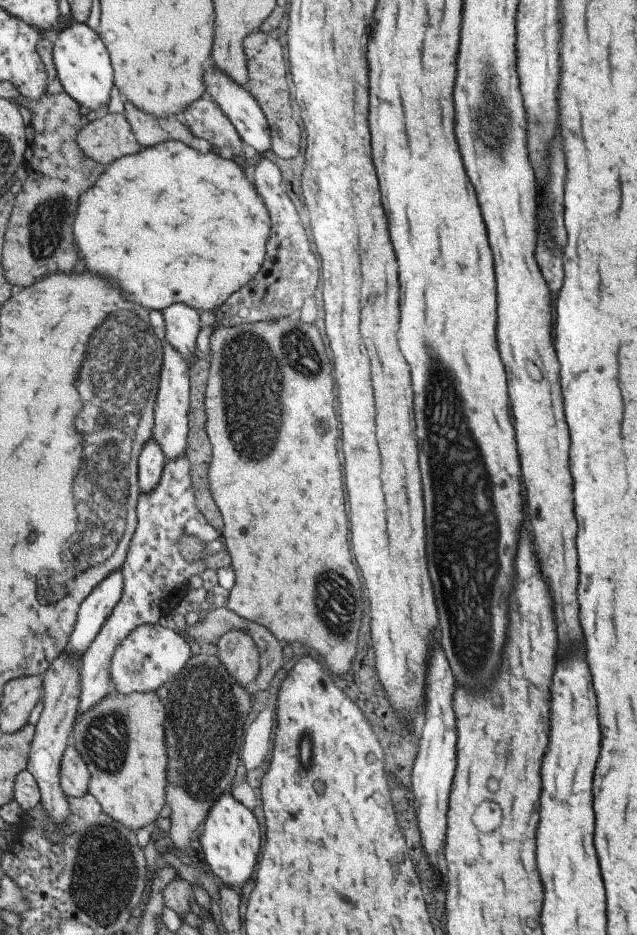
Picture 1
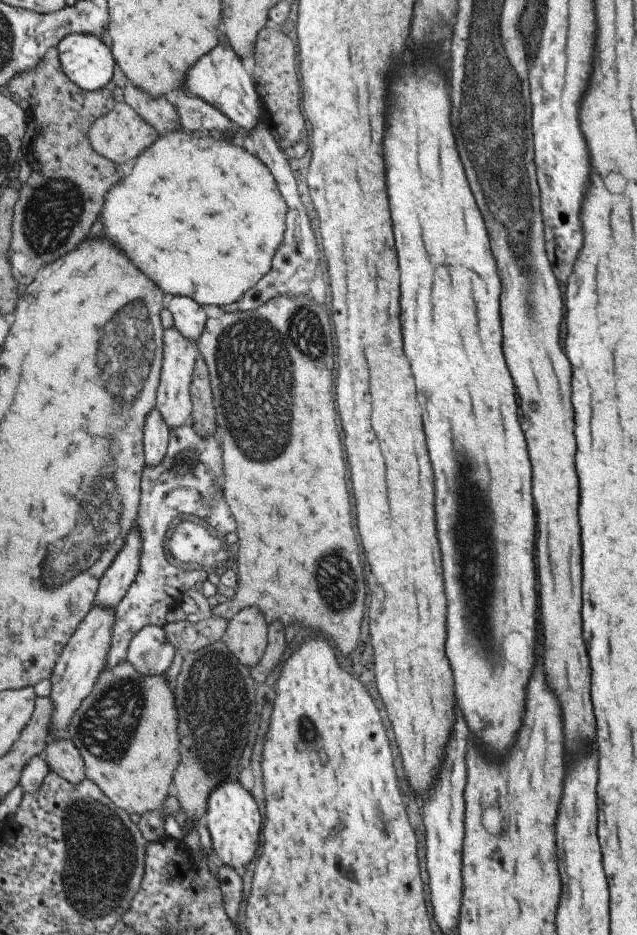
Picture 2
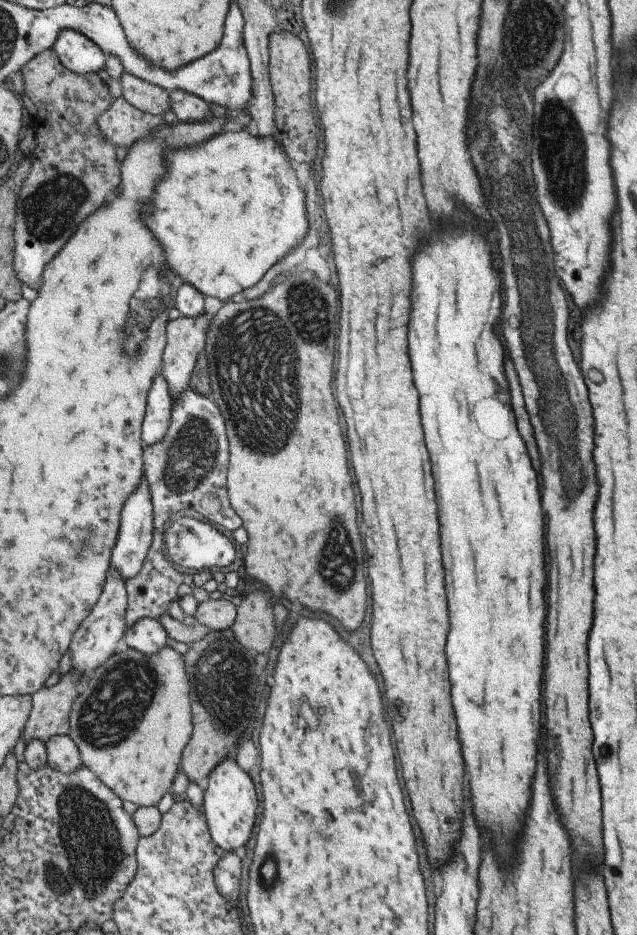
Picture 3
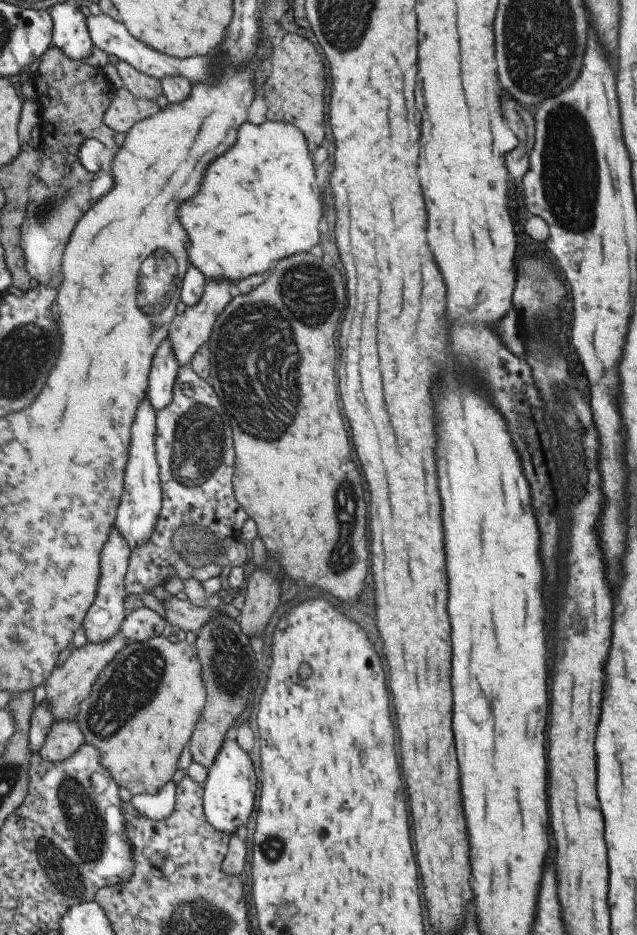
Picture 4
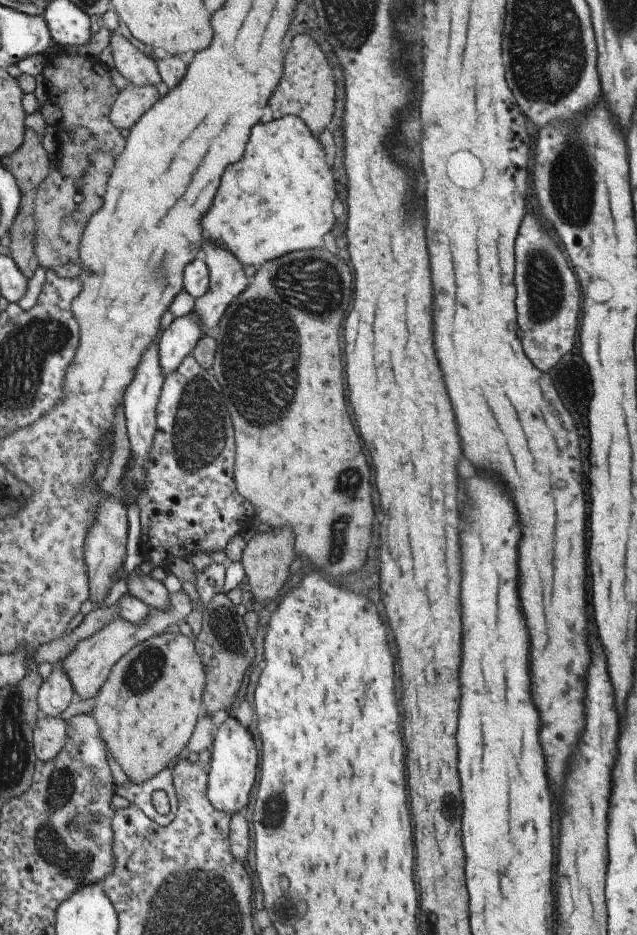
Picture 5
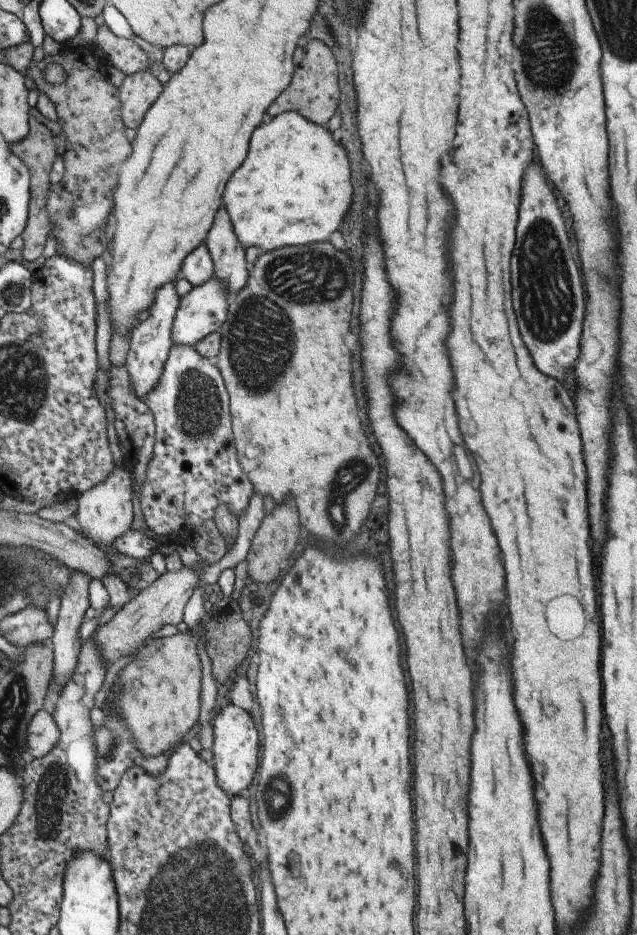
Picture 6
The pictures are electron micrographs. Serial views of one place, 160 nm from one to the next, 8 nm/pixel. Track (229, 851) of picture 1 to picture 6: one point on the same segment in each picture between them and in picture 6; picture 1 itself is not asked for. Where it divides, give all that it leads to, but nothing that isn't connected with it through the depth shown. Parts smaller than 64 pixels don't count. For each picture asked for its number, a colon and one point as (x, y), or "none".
2: (232, 821)
3: (229, 804)
4: (229, 785)
5: (233, 761)
6: (234, 746)

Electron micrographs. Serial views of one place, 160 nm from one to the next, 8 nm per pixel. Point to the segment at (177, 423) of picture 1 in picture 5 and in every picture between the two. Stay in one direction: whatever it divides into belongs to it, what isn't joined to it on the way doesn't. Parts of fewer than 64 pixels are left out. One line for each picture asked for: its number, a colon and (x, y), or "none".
2: (181, 354)
3: (186, 335)
4: (189, 331)
5: (226, 279)

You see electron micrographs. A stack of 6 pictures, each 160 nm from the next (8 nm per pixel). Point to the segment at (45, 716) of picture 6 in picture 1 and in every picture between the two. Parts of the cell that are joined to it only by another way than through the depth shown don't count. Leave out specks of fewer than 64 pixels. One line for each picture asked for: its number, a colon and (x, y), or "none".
1: (76, 776)
2: (65, 758)
3: (64, 756)
4: (65, 739)
5: (51, 734)

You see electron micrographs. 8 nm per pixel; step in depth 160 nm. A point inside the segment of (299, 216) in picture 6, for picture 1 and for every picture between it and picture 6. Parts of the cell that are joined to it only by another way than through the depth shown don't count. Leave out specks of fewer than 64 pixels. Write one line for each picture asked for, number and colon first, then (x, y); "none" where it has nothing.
1: (174, 225)
2: (202, 217)
3: (229, 210)
4: (261, 204)
5: (277, 200)

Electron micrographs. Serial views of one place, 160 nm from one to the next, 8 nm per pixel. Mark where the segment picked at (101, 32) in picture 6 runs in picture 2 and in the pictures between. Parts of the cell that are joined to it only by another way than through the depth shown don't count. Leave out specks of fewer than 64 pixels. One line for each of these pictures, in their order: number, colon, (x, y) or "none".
2: (160, 112)
3: (147, 97)
4: (145, 87)
5: (136, 67)

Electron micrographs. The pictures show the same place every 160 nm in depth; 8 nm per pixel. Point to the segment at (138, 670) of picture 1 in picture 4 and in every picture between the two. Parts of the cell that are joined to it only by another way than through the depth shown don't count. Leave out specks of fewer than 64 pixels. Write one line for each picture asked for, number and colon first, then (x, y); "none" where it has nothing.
2: (151, 651)
3: (149, 636)
4: (143, 624)

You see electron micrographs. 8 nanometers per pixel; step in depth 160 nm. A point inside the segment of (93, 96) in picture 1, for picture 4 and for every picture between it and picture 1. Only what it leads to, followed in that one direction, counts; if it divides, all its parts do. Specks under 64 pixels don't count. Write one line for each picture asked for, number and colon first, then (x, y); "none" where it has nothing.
2: (86, 60)
3: (80, 54)
4: (72, 36)

